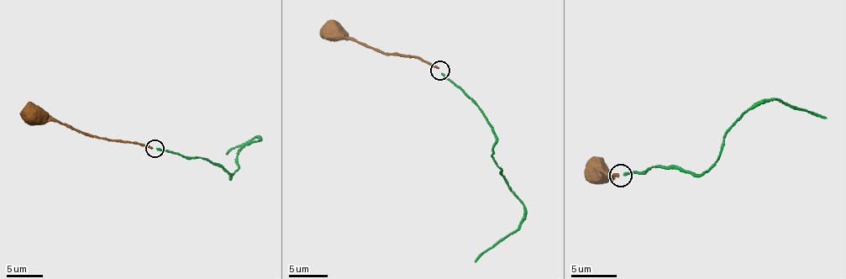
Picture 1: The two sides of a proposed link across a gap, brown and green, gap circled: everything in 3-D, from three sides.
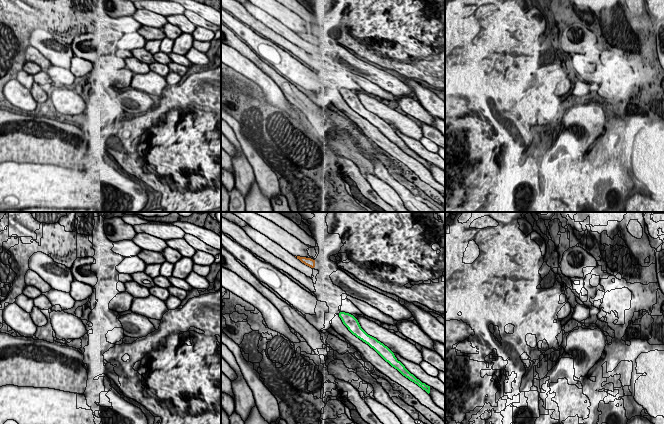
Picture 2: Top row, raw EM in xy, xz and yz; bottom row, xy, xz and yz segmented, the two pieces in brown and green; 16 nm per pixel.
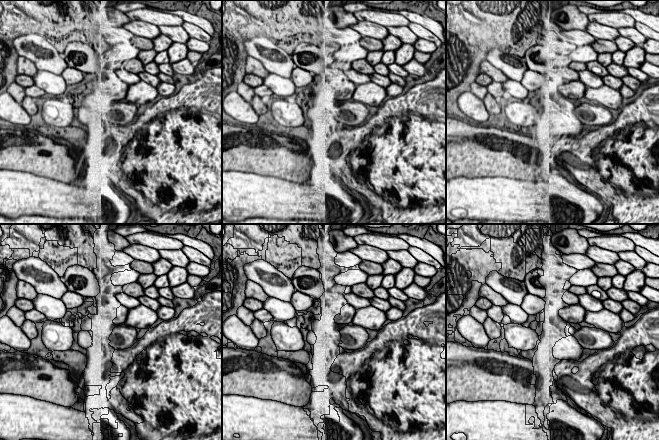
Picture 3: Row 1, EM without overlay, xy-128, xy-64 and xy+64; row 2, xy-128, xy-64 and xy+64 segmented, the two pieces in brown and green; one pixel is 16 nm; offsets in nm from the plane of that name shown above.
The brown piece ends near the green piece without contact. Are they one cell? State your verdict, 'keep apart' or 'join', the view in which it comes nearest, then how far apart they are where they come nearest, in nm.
join | xz | 850 nm

